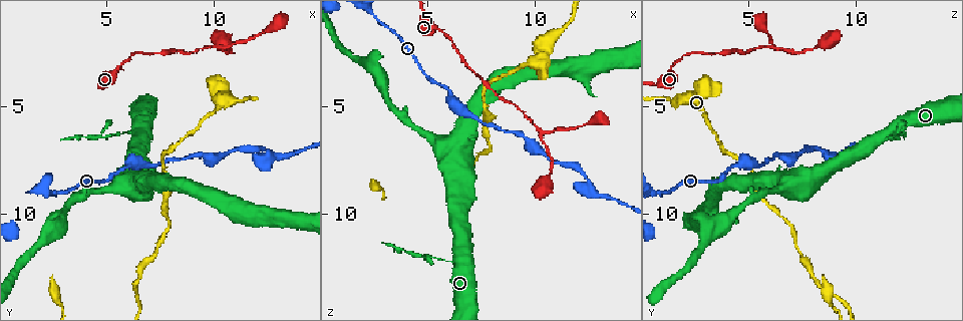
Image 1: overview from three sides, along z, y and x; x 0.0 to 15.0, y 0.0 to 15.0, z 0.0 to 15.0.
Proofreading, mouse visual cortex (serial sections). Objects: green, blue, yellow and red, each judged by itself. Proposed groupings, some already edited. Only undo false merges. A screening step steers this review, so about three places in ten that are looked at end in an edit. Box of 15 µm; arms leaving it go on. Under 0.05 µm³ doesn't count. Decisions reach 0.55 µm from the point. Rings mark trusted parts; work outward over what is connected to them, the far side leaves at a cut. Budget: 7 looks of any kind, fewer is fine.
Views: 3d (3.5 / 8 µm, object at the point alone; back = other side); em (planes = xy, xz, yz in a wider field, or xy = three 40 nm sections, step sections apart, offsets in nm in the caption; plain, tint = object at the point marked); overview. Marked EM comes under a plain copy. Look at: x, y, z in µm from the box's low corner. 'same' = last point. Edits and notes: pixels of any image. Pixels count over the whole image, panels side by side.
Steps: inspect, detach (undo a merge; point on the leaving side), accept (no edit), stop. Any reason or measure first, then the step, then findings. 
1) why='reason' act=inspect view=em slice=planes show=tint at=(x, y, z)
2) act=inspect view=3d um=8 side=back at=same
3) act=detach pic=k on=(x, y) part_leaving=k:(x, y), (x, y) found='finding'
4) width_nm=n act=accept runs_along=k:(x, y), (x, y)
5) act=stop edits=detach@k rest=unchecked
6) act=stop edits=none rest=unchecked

why='a narrow waist' act=inspect view=3d um=8 at=(6.4, 6.1, 12.2)

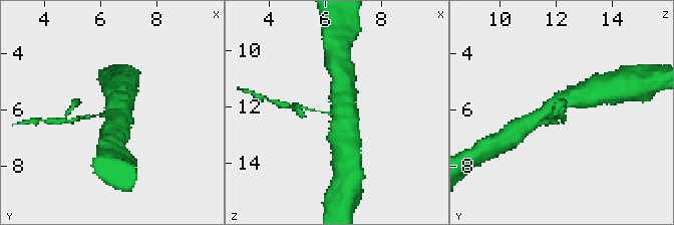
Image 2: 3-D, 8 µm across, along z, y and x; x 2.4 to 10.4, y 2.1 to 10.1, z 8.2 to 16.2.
act=inspect view=3d um=3.5 side=back at=(6.3, 6.0, 12.2)

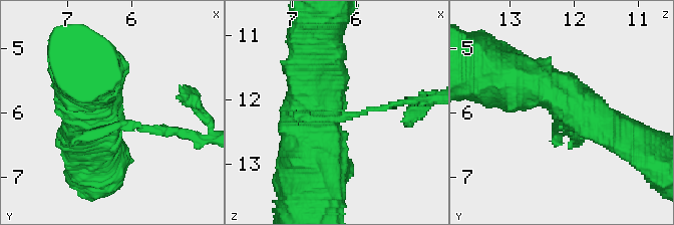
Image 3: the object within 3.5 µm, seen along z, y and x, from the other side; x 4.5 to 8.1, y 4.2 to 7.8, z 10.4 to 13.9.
why='shape alone is not enough' act=inspect view=em slice=planes show=tint at=(6.40, 6.00, 12.10)

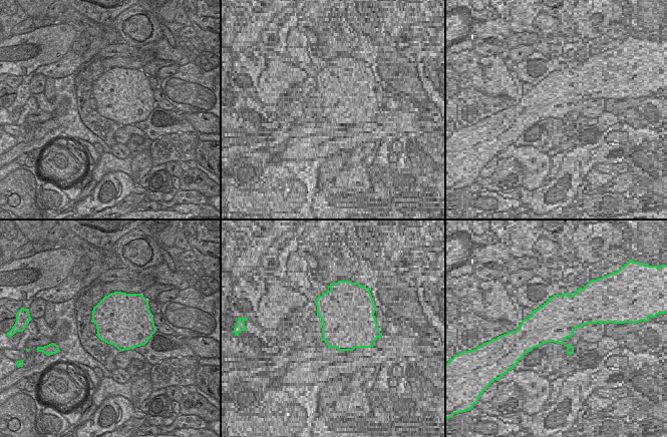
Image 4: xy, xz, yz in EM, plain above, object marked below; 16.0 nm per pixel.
act=accept runs_along=3:(506, 76), (555, 88), (622, 136) found='continuous, no second cell'

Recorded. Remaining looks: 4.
why='abrupt turn' act=inspect view=3d um=3.5 at=(12.6, 7.4, 8.9)

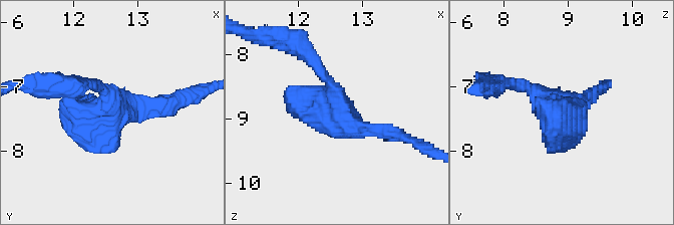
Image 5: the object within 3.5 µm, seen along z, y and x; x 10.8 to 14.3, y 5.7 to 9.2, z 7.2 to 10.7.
why='need the tissue' act=inspect view=em slice=xy step=1 show=tint at=(12.60, 7.35, 8.85)

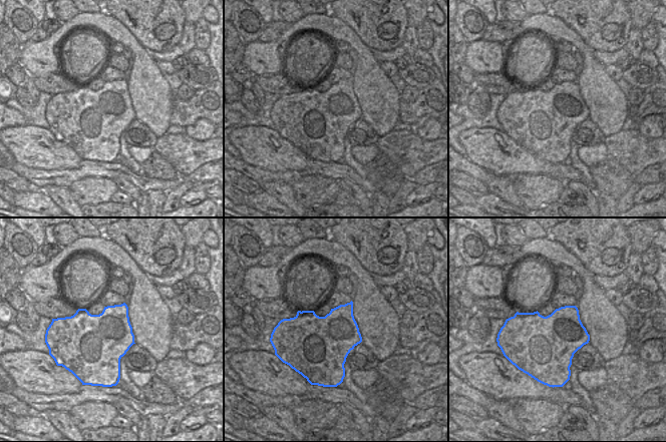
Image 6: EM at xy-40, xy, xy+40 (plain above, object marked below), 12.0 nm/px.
act=accept runs_along=5:(309, 55), (340, 118), (392, 133) found='all the same cell'

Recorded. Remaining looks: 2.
act=inspect view=3d um=3.5 at=(10.3, 2.2, 6.2)

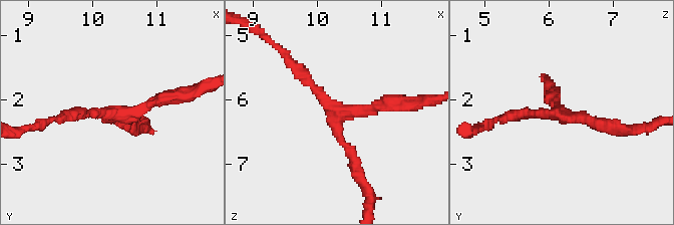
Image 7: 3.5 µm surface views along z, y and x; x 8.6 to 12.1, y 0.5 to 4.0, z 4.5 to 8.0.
arms=3 arm_widths_nm=150,150,150 act=inspect view=em slice=xy step=5 show=tint at=(10.25, 2.20, 6.15)

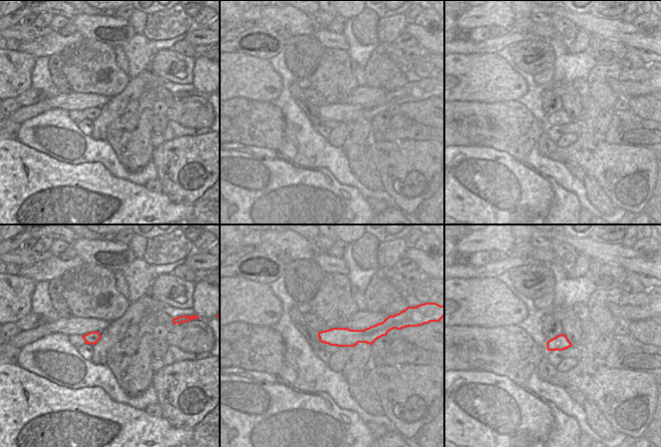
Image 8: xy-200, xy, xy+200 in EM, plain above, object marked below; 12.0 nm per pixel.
act=accept runs_along=7:(287, 59), (333, 105), (355, 165) found='all the same cell'

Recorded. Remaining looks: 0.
act=stop edits=none rest=unchecked

